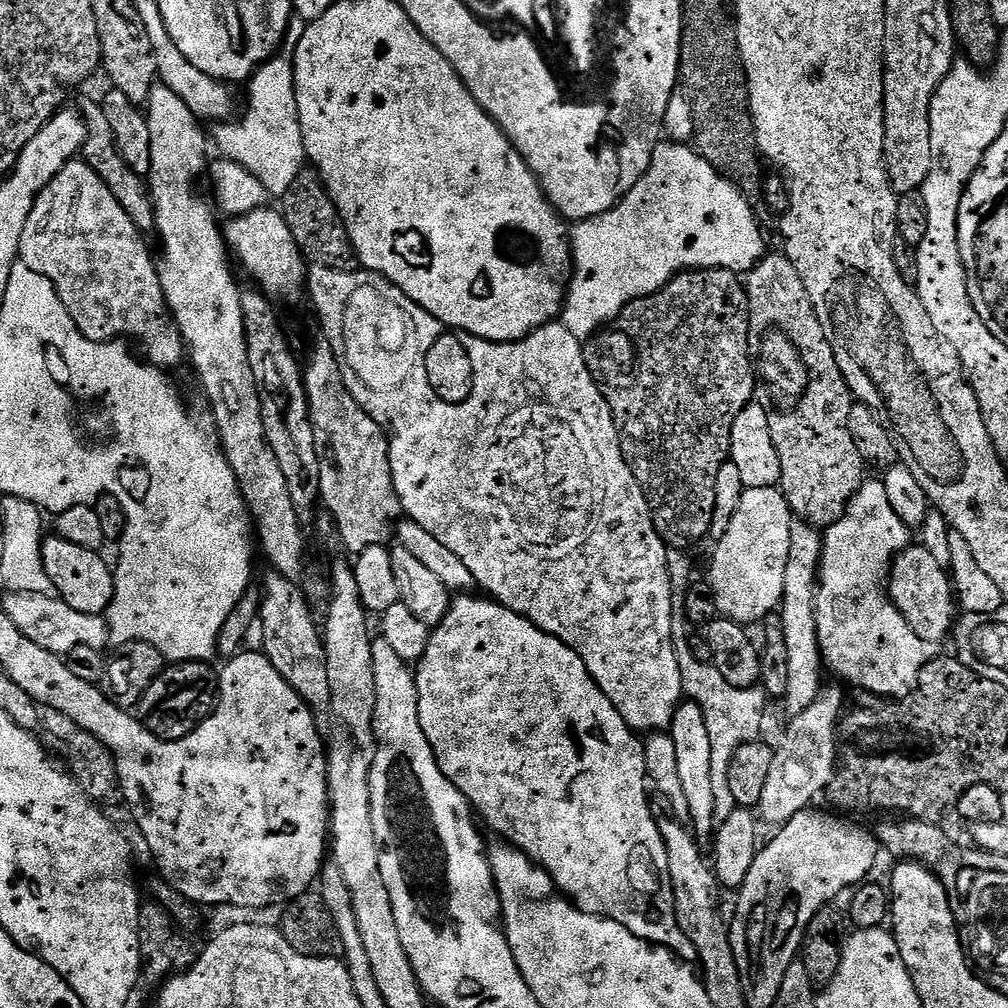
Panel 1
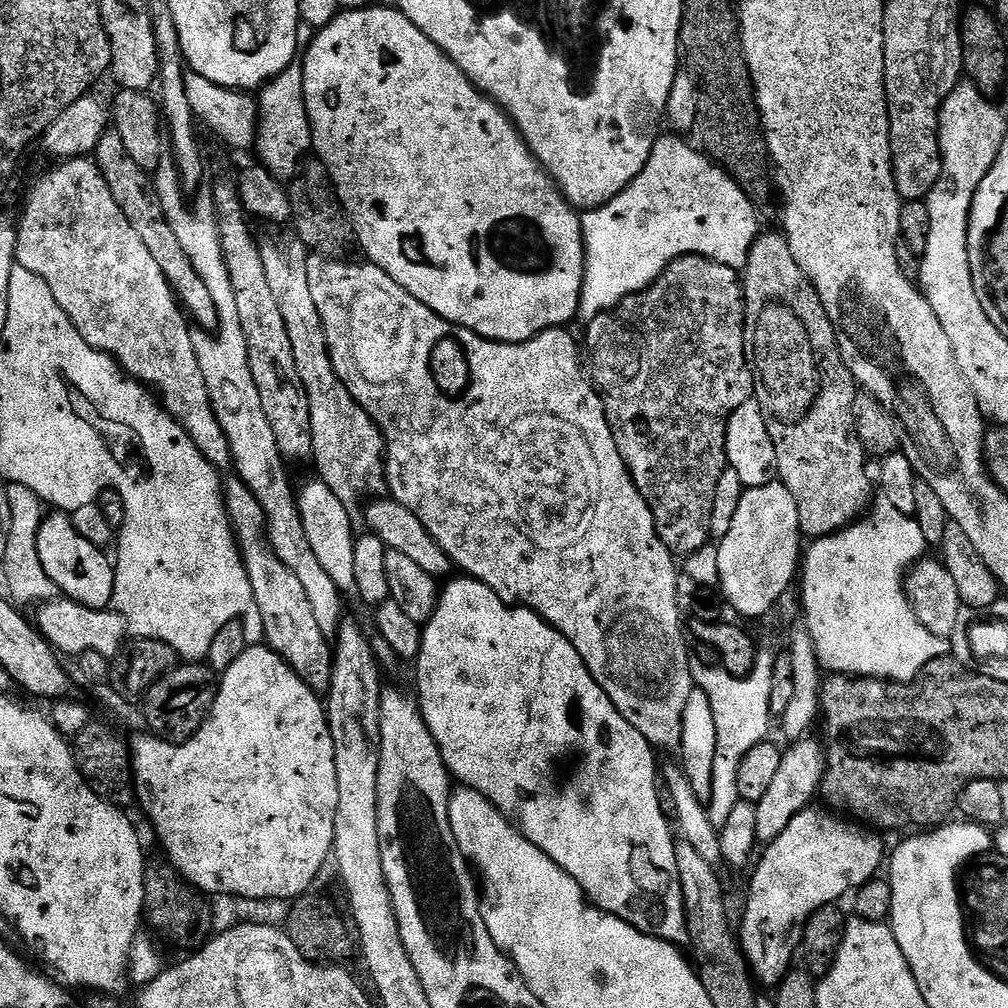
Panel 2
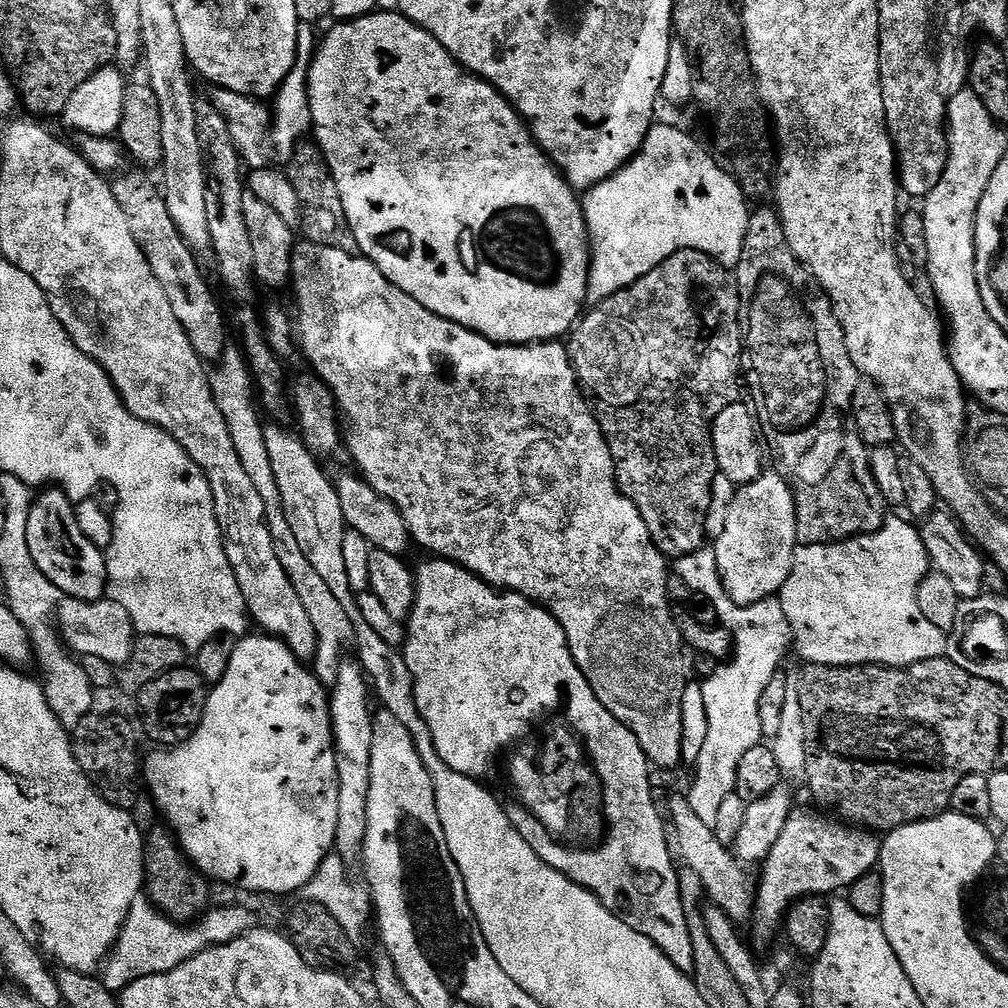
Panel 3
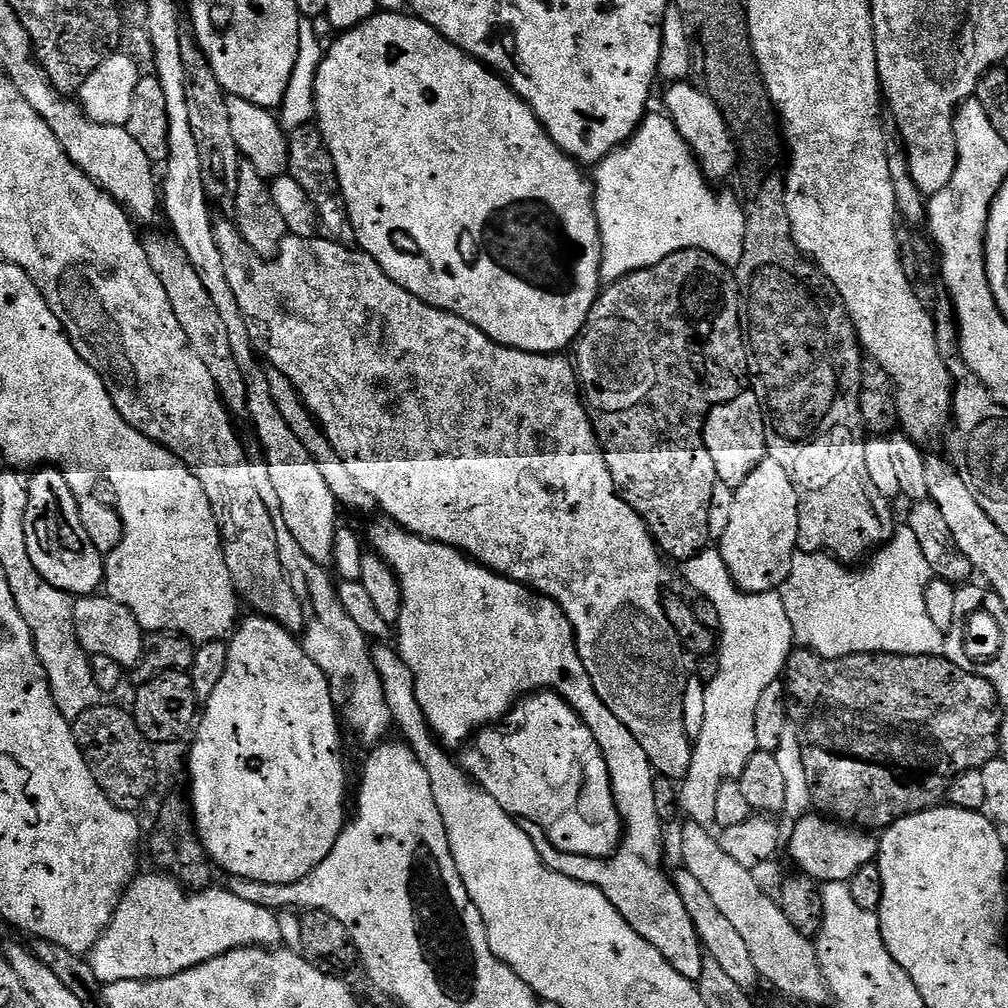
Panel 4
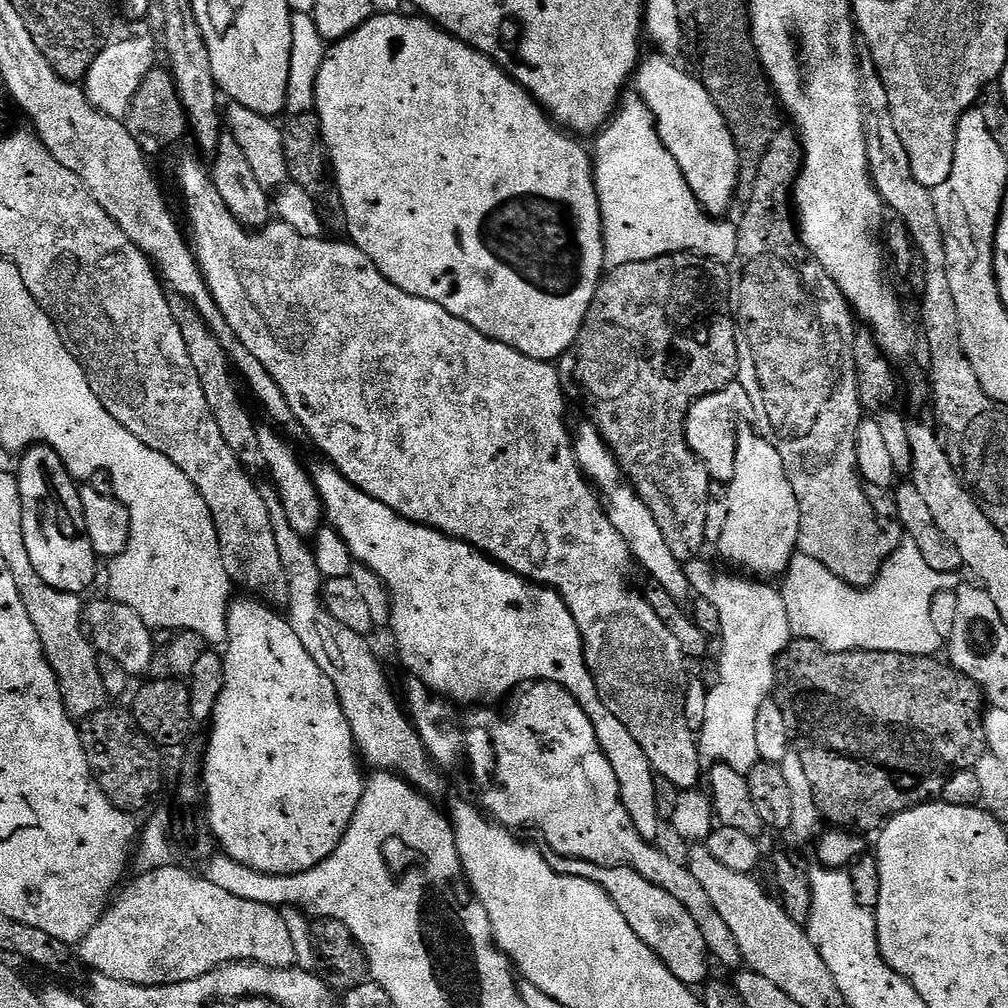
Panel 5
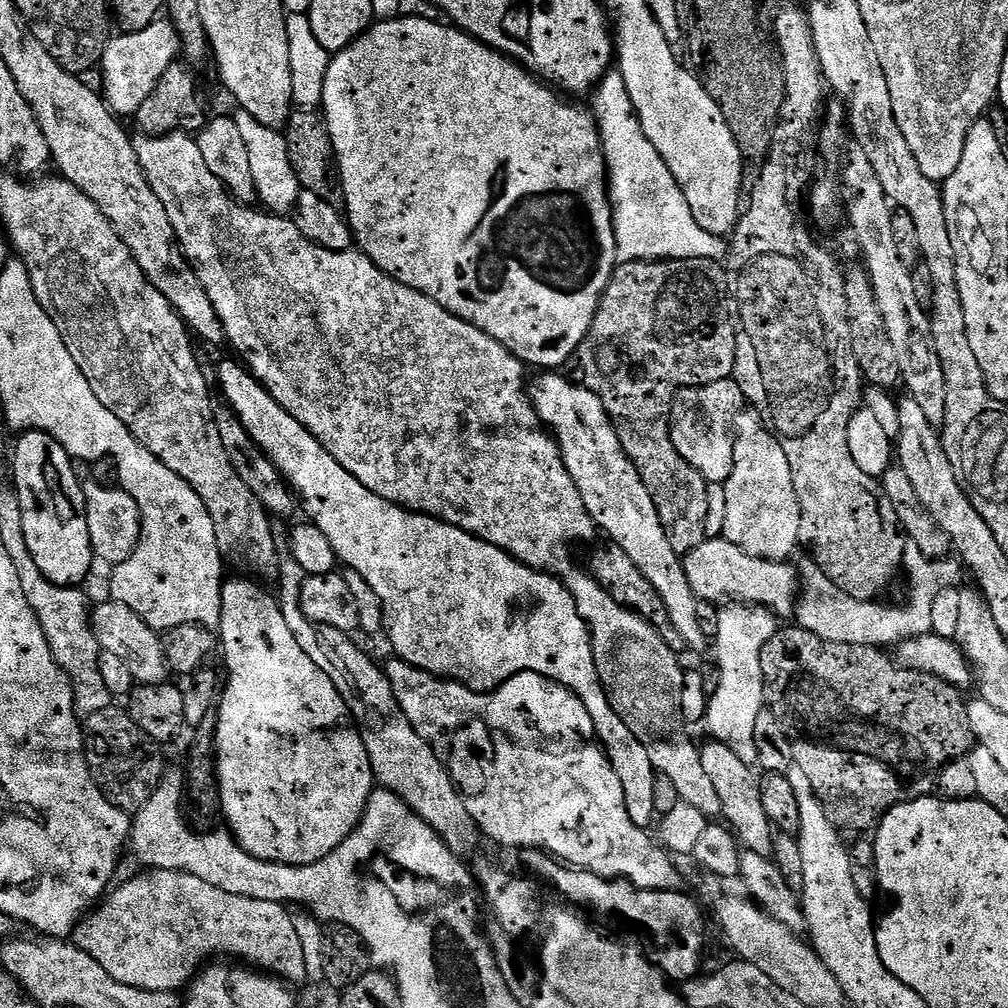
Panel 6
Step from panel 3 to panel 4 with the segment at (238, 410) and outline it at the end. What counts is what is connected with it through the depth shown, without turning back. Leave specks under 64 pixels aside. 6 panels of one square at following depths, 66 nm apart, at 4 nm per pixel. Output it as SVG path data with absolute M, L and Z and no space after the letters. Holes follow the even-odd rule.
M263 459L252 460L250 466L253 481L266 502L266 510L270 510L270 518L274 518L274 534L278 534L278 558L282 558L282 570L286 570L286 578L294 586L294 594L298 594L298 602L302 602L304 611L304 630L302 643L306 654L326 674L332 687L332 700L336 705L348 707L348 720L354 731L360 735L360 740L367 746L375 746L385 739L394 725L390 706L386 706L386 696L382 694L382 680L378 678L378 670L374 670L370 641L358 630L358 625L352 621L350 614L342 610L342 604L336 593L337 585L332 584L333 577L323 564L314 562L303 552L302 546L294 539L294 533L286 527L282 515L282 502L270 479L270 470Z

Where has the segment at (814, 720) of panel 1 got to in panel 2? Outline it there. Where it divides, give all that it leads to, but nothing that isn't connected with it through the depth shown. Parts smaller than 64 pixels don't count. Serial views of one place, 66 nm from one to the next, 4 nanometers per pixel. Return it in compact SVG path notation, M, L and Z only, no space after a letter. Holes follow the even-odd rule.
M801 738L791 745L789 752L785 751L780 757L778 774L770 785L770 790L762 794L760 800L755 801L756 806L756 838L761 845L771 844L799 812L813 803L812 795L817 795L820 778L824 775L825 749L819 739Z

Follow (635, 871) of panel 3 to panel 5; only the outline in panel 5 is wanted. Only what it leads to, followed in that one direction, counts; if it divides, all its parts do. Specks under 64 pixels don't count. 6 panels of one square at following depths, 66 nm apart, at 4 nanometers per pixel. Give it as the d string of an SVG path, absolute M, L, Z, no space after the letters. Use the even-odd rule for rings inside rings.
M324 462L321 465L320 469L315 469L314 479L320 500L324 503L324 514L327 523L344 539L353 561L356 564L364 564L370 570L374 570L374 574L378 574L378 578L386 586L388 597L392 603L390 629L392 628L392 636L396 639L396 648L400 651L400 660L412 671L411 675L415 679L421 680L437 697L443 698L445 701L457 700L460 704L468 704L464 706L484 706L489 702L499 701L501 698L507 697L513 690L537 680L554 682L558 686L562 686L576 699L578 706L582 706L582 710L586 710L586 714L594 726L594 734L598 734L600 749L606 754L610 766L614 766L614 774L618 778L622 802L626 806L626 810L630 814L638 834L642 834L645 838L655 837L655 832L662 828L662 822L658 818L658 806L654 806L654 773L652 767L646 758L646 754L642 754L642 746L638 746L638 742L634 742L634 734L630 734L630 730L626 730L626 726L622 726L622 722L618 722L618 718L614 718L614 714L610 714L610 710L606 710L602 698L598 698L596 683L588 672L588 667L584 661L584 643L580 637L578 626L574 622L574 614L570 614L566 602L562 602L560 595L552 588L545 588L543 584L533 584L532 581L525 580L524 577L514 574L509 568L496 563L495 560L485 556L477 548L470 547L466 542L456 540L452 536L447 536L444 532L435 532L433 528L427 528L424 524L416 524L413 520L402 518L397 512L390 510L390 506L378 502L373 496L366 495L361 488L354 487L331 464ZM557 855L551 857L550 863L552 869L563 876L581 876L606 890L614 906L622 910L622 918L630 922L630 930L634 930L634 934L638 934L638 938L646 942L646 946L650 946L654 954L658 954L658 958L668 967L670 974L674 974L674 978L689 986L703 985L709 979L710 957L706 942L702 938L702 930L698 930L698 922L690 918L686 906L682 906L678 898L666 894L666 890L654 886L654 882L642 878L642 874L627 866L603 868L588 860L571 861L567 856Z

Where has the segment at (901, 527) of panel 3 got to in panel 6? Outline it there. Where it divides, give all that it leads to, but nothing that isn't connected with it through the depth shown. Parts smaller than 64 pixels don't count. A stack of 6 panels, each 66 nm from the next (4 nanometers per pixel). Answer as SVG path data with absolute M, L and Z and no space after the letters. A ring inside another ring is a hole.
M908 542L904 545L902 572L903 575L908 575L908 597L905 598L904 604L880 604L884 602L877 602L876 600L855 600L854 598L850 598L845 592L839 592L830 582L830 578L826 578L826 574L822 574L822 570L816 565L815 560L805 558L801 564L798 564L798 580L802 585L802 591L799 593L798 603L794 613L795 623L799 625L799 627L810 630L814 634L818 634L818 638L829 640L830 642L842 642L843 644L871 644L873 646L889 646L888 644L892 644L891 646L899 646L903 640L917 640L919 636L927 636L932 630L930 617L932 608L934 607L934 598L938 598L938 594L942 594L942 590L946 590L947 588L960 588L962 584L960 579L966 576L965 569L962 567L961 561L956 558L945 558L943 560L931 560L930 558L926 558L926 554L922 554L922 550L918 550L918 546L914 546L911 542Z

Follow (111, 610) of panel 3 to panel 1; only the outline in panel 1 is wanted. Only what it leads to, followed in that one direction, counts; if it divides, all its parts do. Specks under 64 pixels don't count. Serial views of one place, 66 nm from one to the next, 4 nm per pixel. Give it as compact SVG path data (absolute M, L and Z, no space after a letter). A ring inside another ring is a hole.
M8 592L5 597L2 610L10 616L14 626L18 626L18 630L22 630L30 642L42 646L42 650L67 657L74 646L90 646L90 650L99 652L109 647L108 622L104 616L82 614L82 610L74 610L74 606L59 596L46 592Z

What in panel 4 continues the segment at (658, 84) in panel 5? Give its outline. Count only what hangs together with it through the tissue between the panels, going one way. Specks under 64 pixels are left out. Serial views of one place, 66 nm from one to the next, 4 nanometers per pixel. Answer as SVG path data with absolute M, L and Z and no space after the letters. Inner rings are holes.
M676 82L669 88L672 89L665 94L663 107L667 115L671 116L678 134L682 134L682 138L692 149L692 155L696 157L701 172L712 182L726 179L728 171L731 168L733 171L734 168L734 145L718 106L714 106L712 99L695 83Z

